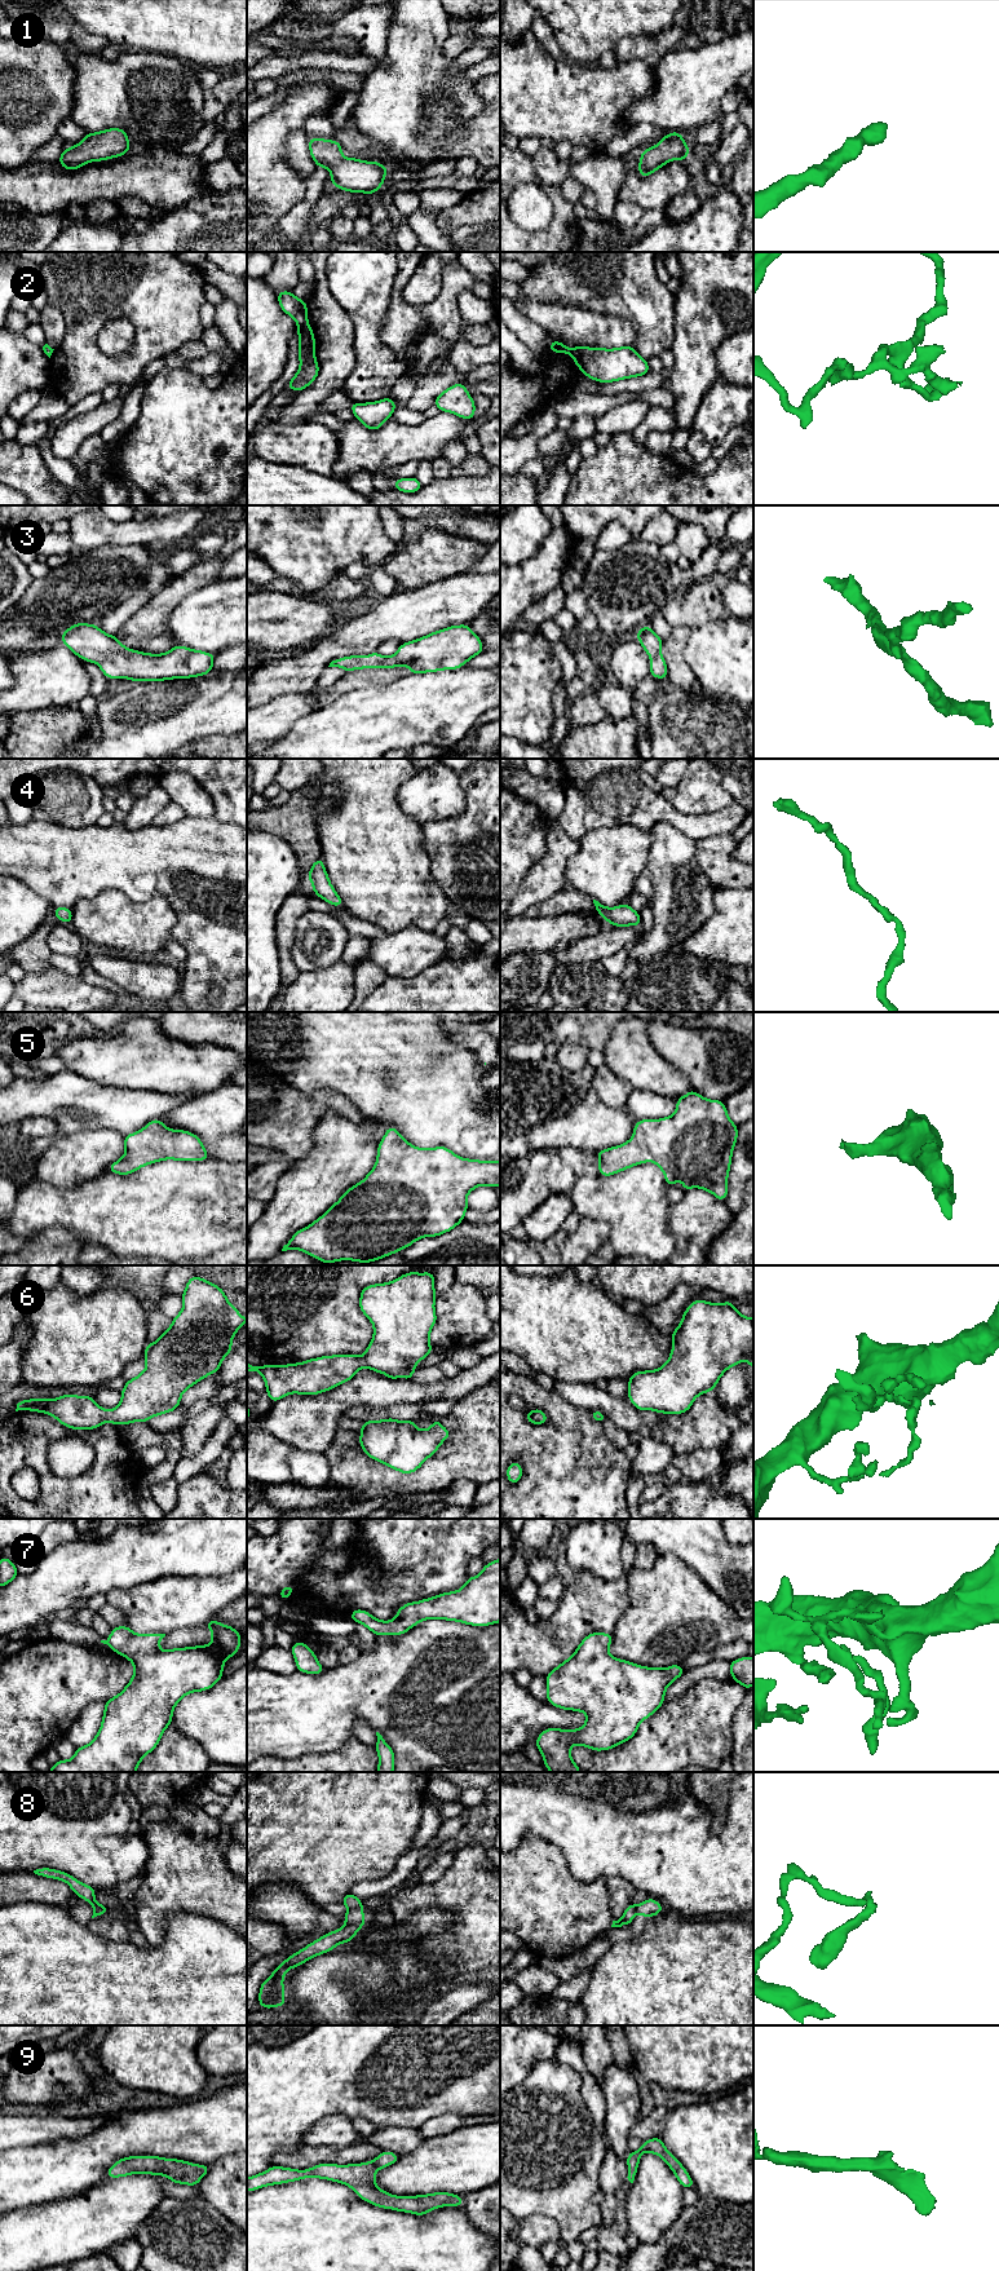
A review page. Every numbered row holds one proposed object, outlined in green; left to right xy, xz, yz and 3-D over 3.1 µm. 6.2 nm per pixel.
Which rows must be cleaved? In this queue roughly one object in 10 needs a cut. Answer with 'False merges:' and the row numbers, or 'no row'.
False merges: 2, 8

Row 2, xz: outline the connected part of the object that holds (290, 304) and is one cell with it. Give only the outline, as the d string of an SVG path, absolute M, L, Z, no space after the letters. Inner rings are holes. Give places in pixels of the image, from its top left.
M282 291L277 295L280 309L292 317L299 326L308 323L306 301L297 299L289 291Z

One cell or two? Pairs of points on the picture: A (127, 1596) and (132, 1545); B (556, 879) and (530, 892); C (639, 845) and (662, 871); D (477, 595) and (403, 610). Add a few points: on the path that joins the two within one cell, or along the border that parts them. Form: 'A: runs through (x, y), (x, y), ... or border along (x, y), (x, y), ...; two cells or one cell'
A: border along (157, 1577), (131, 1587), (113, 1587), (105, 1594); two cells
B: runs through (549, 879), (546, 879), (536, 887); one cell
C: border along (651, 831), (653, 847), (644, 871); two cells
D: runs through (459, 599), (443, 601), (421, 610); one cell

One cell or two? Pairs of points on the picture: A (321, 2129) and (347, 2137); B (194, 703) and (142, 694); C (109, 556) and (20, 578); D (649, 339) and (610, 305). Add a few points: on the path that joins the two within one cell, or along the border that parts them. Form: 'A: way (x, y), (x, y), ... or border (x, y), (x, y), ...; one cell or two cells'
A: way (327, 2132), (340, 2132); one cell
B: way (181, 703), (155, 703); one cell
C: border (34, 579), (14, 604); two cells
D: way (646, 327), (622, 305); one cell

